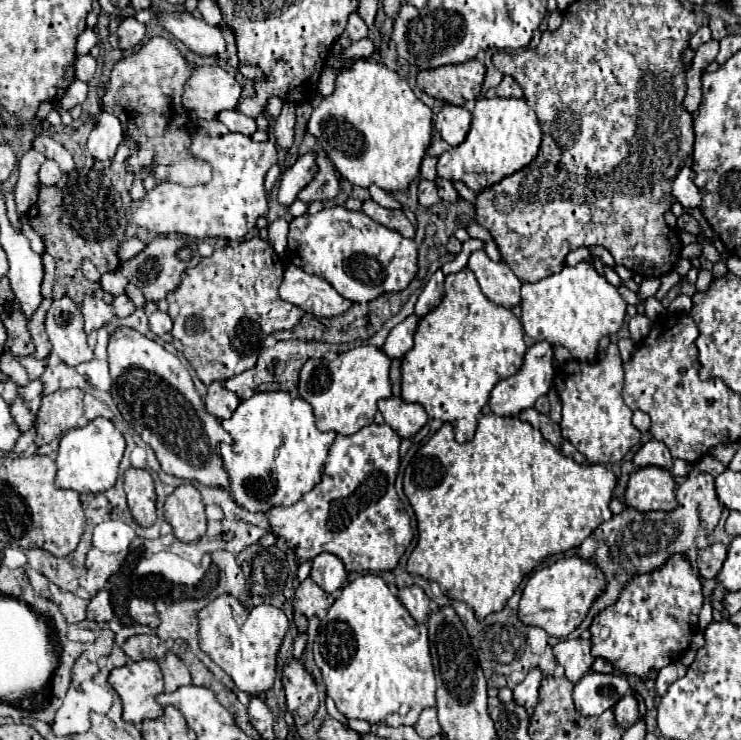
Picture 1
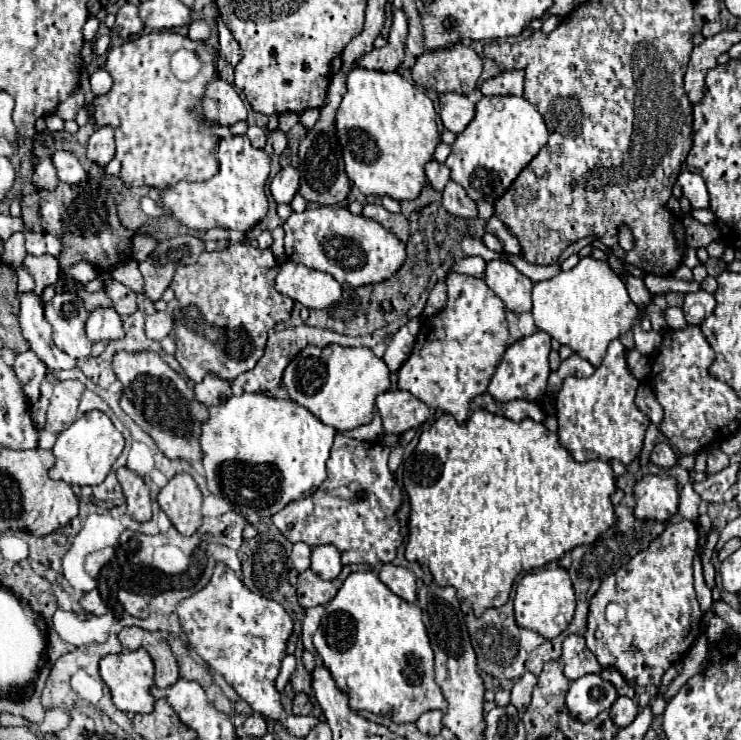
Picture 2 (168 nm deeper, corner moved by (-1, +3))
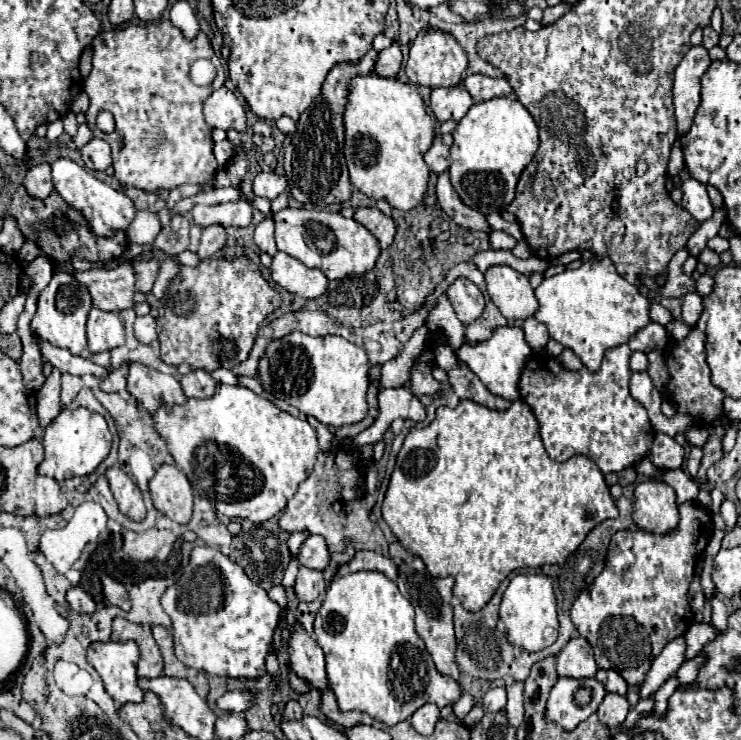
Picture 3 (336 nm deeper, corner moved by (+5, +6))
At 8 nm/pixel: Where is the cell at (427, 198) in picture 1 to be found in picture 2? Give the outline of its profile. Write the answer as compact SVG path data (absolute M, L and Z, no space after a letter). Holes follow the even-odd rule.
M430 161L426 165L426 181L432 189L436 191L442 191L444 185L450 181L450 171L442 165L442 163L436 163L436 161Z

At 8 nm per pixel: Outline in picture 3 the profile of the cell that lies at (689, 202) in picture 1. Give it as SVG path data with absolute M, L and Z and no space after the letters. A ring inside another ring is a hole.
M688 178L684 184L682 184L682 206L698 220L698 222L704 222L708 220L712 214L714 214L714 206L706 194L706 186L694 178Z

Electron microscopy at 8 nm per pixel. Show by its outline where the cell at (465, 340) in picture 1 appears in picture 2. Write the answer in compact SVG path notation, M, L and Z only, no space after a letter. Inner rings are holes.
M450 273L446 285L446 307L422 323L416 345L398 371L398 387L424 401L428 407L450 413L464 425L470 417L474 397L488 391L490 379L510 345L510 329L502 301L482 279Z

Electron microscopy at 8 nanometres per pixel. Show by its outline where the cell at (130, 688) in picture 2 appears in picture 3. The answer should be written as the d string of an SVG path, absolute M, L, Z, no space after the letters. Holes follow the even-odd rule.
M92 642L88 648L88 662L104 680L106 692L118 704L140 702L144 692L138 688L136 662L140 650L136 642Z

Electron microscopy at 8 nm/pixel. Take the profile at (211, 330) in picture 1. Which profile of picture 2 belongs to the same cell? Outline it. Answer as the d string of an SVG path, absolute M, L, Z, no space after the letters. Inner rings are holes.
M234 243L222 251L204 251L194 265L182 265L176 269L172 279L174 301L174 341L176 341L176 359L186 371L188 379L200 383L206 375L216 375L220 379L232 381L240 373L250 371L266 347L266 333L280 321L288 321L292 315L294 301L280 295L274 289L274 279L280 271L280 265L272 249L260 249L250 243Z

